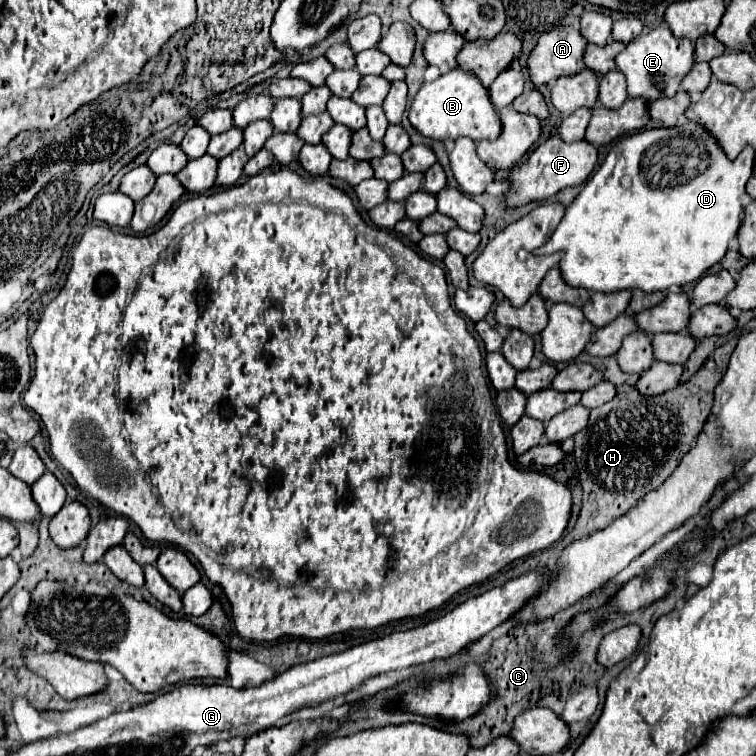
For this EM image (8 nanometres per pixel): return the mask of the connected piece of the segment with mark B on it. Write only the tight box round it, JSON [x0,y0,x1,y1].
[409,67,503,141]

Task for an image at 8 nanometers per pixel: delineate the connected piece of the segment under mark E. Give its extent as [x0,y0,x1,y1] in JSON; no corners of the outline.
[615,27,695,101]

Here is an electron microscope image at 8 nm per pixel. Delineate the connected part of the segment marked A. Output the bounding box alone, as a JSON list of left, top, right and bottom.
[527,25,587,87]

